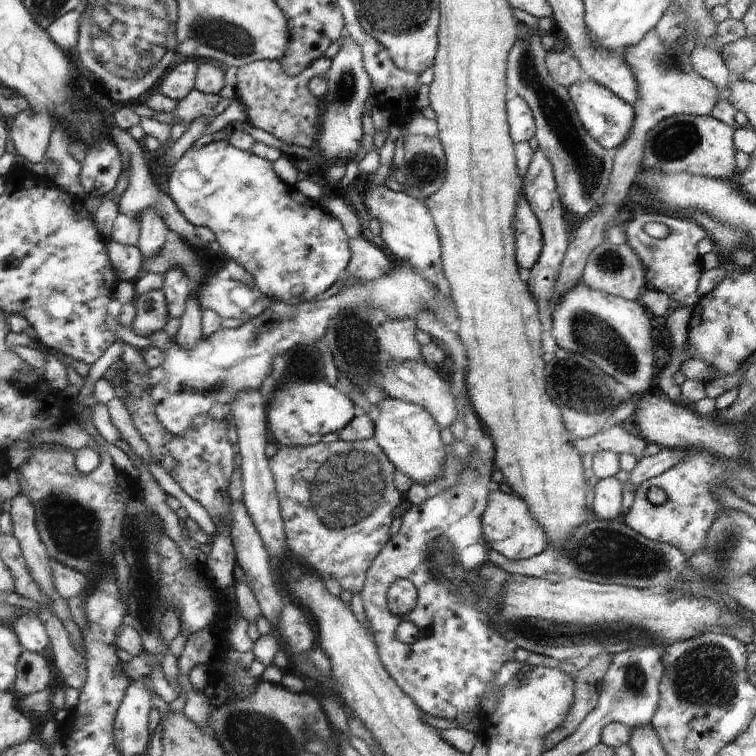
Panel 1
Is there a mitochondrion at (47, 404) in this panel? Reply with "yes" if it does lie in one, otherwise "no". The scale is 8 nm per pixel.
no

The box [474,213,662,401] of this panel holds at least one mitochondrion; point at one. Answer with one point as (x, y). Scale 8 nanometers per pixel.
(591, 333)

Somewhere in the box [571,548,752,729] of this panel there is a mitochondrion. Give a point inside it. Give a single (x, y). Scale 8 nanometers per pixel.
(707, 675)

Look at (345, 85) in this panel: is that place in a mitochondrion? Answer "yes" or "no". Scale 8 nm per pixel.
yes

